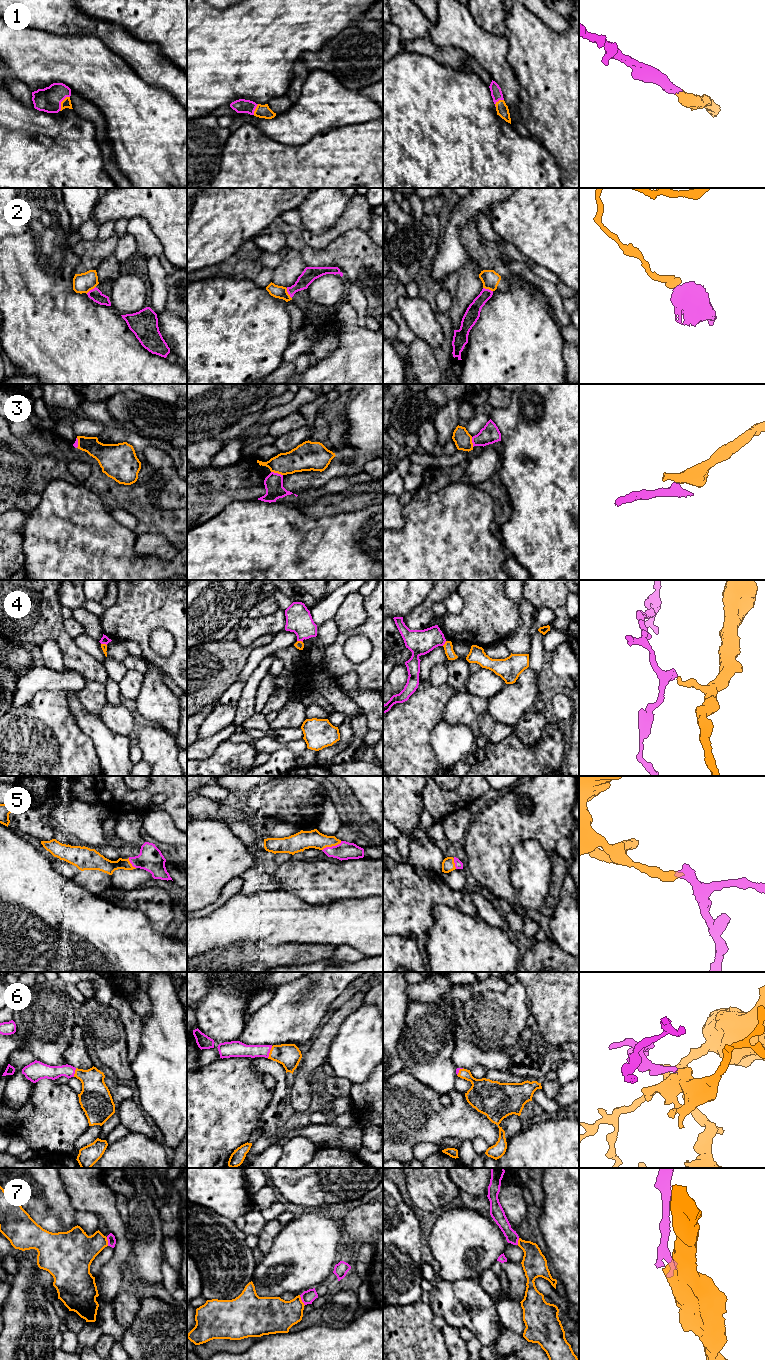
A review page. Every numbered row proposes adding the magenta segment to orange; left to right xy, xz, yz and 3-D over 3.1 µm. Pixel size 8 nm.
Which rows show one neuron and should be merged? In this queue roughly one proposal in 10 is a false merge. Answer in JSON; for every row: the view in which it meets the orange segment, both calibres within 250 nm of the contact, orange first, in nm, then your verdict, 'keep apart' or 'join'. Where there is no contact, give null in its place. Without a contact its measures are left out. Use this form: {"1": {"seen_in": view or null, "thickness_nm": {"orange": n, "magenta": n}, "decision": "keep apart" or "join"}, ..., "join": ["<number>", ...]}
{"1": {"seen_in": "xy", "thickness_nm": {"orange": 80, "magenta": 200}, "decision": "join"}, "2": {"seen_in": "xz", "thickness_nm": {"orange": 100, "magenta": 120}, "decision": "keep apart"}, "3": {"seen_in": "xz", "thickness_nm": {"orange": 220, "magenta": 150}, "decision": "keep apart"}, "4": {"seen_in": "xz", "thickness_nm": {"orange": 70, "magenta": 200}, "decision": "keep apart"}, "5": {"seen_in": "xz", "thickness_nm": {"orange": 150, "magenta": 140}, "decision": "join"}, "6": {"seen_in": "xz", "thickness_nm": {"orange": 190, "magenta": 120}, "decision": "join"}, "7": {"seen_in": "xz", "thickness_nm": {"orange": 280, "magenta": 110}, "decision": "keep apart"}, "join": ["1", "5", "6"]}

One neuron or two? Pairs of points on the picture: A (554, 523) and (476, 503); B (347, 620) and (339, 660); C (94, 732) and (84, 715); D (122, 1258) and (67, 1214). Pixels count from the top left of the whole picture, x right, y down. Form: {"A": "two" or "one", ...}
{"A": "two", "B": "two", "C": "one", "D": "two"}

